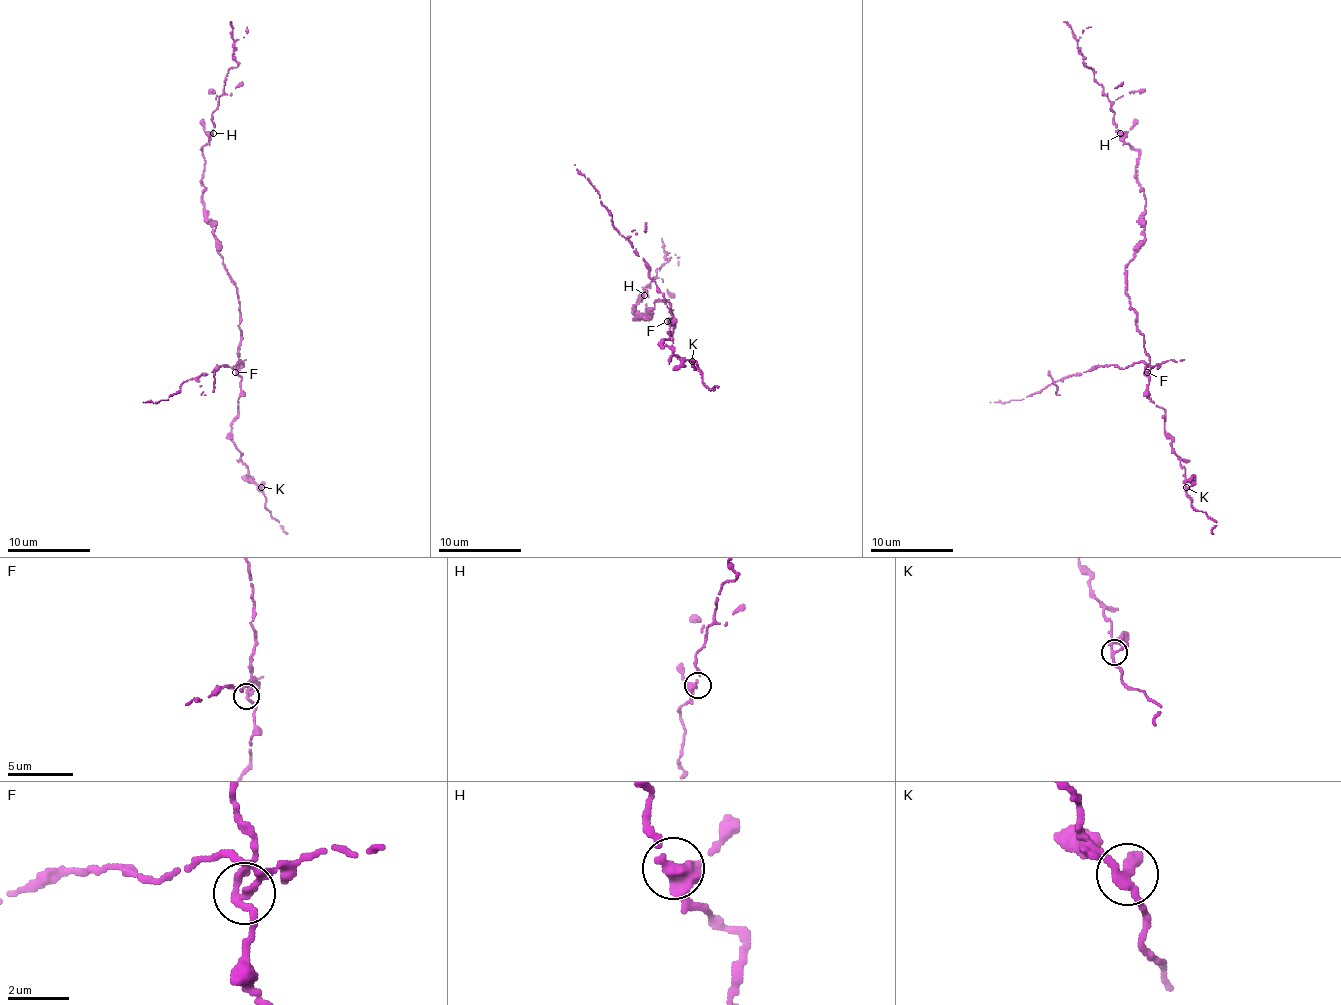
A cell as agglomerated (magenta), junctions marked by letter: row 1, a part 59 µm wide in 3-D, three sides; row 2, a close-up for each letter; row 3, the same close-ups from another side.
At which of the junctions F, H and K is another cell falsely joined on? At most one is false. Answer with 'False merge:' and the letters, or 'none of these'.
False merge: F

